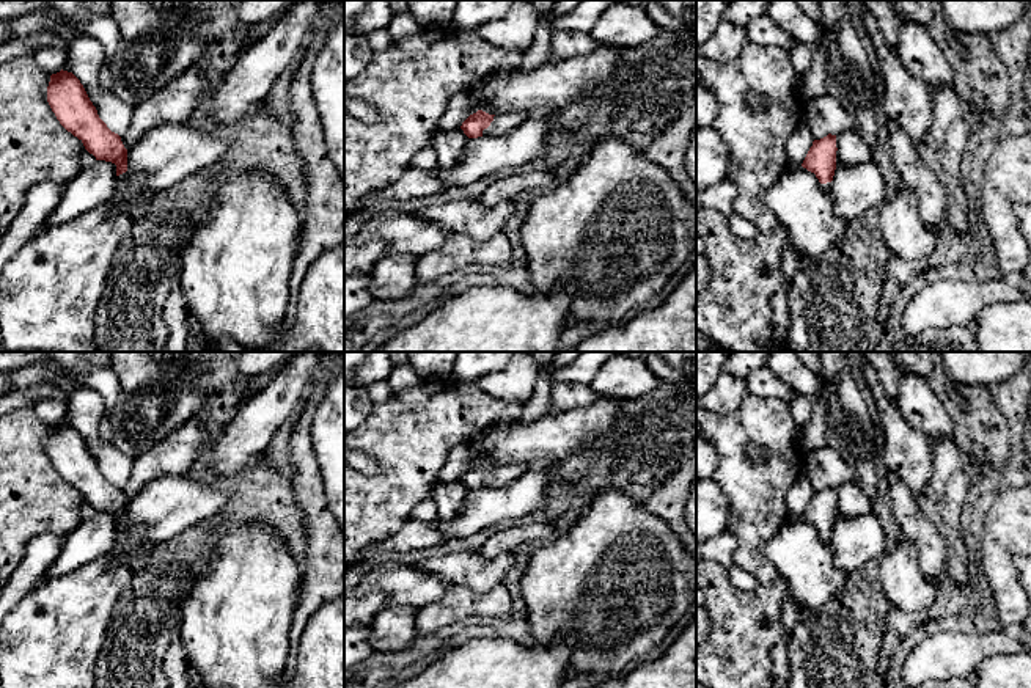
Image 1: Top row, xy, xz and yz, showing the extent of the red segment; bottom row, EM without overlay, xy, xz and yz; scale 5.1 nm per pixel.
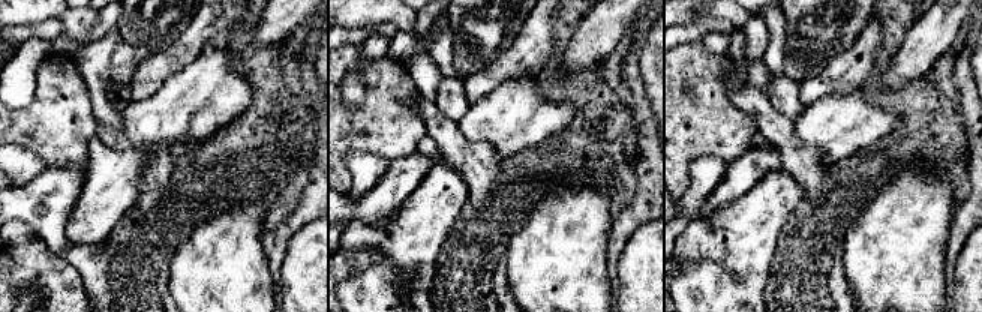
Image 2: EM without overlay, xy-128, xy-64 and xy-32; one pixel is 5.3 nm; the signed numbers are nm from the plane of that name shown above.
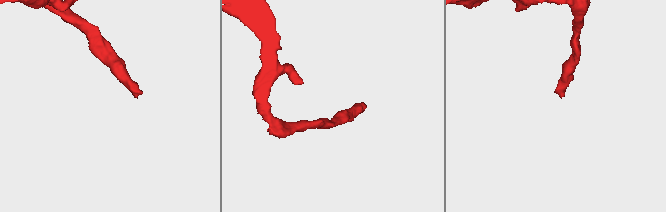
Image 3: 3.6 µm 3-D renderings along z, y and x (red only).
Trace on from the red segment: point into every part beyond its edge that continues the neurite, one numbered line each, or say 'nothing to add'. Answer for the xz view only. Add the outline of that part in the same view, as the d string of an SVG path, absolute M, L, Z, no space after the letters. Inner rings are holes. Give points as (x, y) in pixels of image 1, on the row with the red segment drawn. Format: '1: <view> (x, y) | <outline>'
1: xz (502, 123) | M527 110L497 113L490 126L482 130L482 135L501 135L522 124L527 118L530 118L530 115L531 113Z

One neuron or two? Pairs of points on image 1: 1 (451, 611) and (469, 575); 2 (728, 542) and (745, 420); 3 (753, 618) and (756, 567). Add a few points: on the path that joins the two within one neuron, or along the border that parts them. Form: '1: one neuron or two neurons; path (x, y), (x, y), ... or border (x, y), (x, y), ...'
1: two neurons; border (500, 581), (486, 591), (461, 585), (447, 586)
2: two neurons; border (726, 528), (736, 537), (734, 563)
3: two neurons; border (778, 575), (758, 585)

